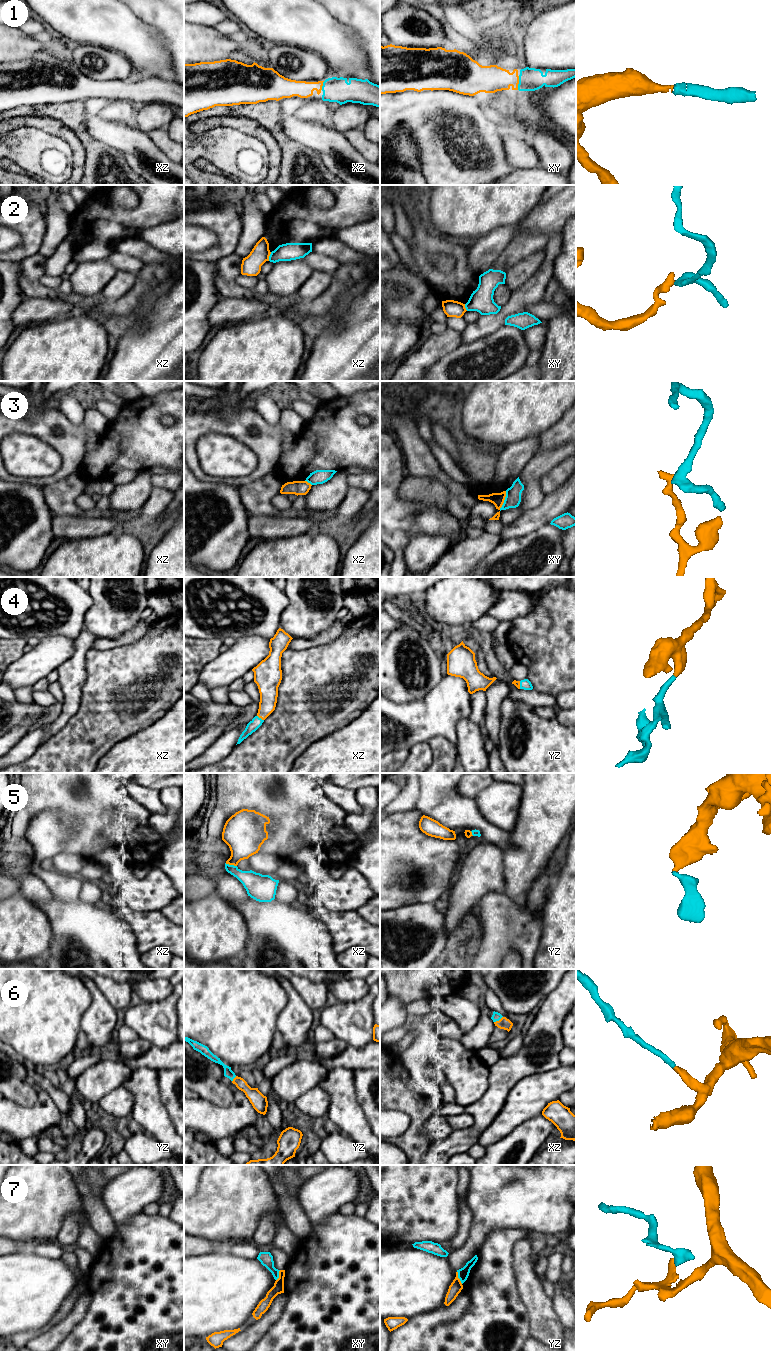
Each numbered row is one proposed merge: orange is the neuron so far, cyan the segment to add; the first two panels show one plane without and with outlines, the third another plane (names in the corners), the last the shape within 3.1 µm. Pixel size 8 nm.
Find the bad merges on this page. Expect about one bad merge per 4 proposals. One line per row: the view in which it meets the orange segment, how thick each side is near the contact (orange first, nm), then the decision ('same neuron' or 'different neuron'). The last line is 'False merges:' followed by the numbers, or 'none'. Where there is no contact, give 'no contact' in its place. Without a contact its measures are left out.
1: meets orange in xy; 220 nm thick on the orange side, 190 nm on the other; same neuron
2: meets orange in xz; 160 nm thick on the orange side, 140 nm on the other; different neuron
3: meets orange in xy; 100 nm thick on the orange side, 130 nm on the other; same neuron
4: meets orange in xz; 160 nm thick on the orange side, 90 nm on the other; same neuron
5: meets orange in xz; 300 nm thick on the orange side, 180 nm on the other; same neuron
6: meets orange in xz; 90 nm thick on the orange side, 70 nm on the other; same neuron
7: meets orange in yz; 100 nm thick on the orange side, 90 nm on the other; different neuron
False merges: 2, 7

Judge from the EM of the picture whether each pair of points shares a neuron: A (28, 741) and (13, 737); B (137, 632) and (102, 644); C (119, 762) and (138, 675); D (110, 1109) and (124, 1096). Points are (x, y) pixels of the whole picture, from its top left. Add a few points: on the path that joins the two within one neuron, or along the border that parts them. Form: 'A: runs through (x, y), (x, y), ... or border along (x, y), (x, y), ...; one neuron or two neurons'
A: border along (29, 730), (10, 750); two neurons
B: runs through (128, 637), (111, 643); one neuron
C: border along (145, 728), (118, 741), (105, 753); two neurons
D: runs through (113, 1106), (121, 1099); one neuron

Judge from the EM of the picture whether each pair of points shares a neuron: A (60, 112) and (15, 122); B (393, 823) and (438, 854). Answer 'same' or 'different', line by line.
A: different
B: same

